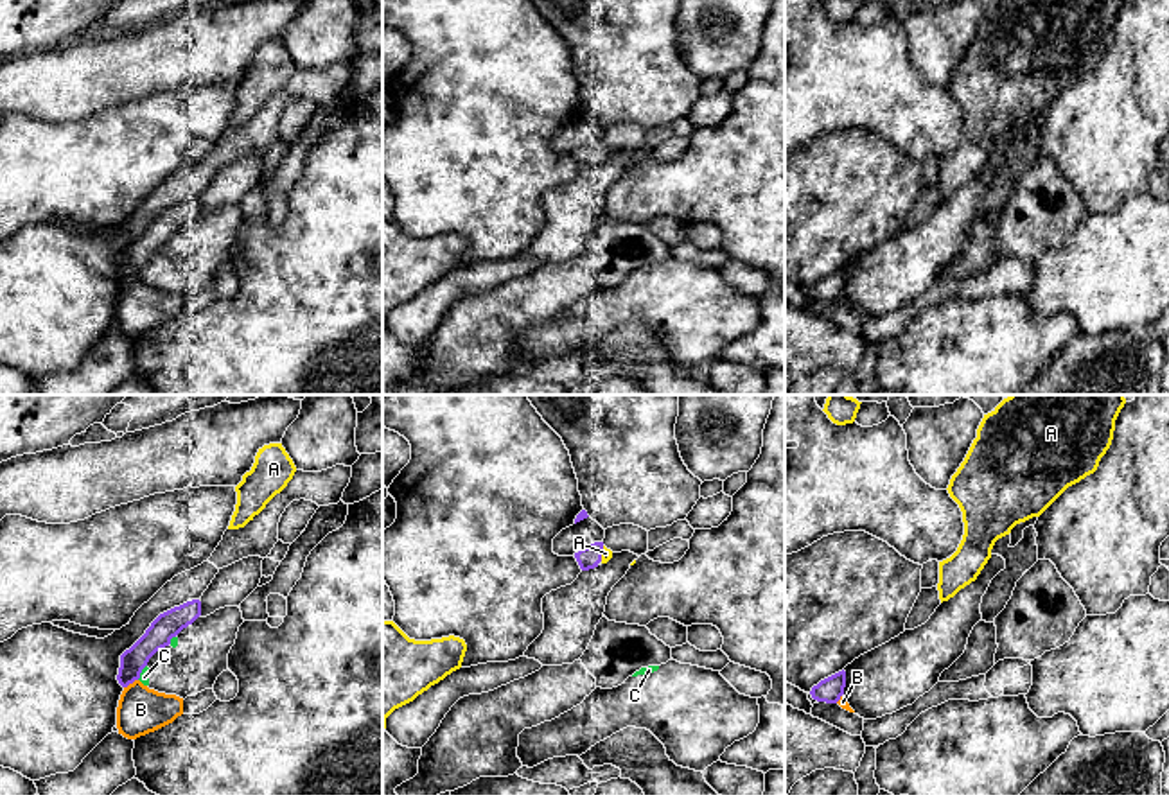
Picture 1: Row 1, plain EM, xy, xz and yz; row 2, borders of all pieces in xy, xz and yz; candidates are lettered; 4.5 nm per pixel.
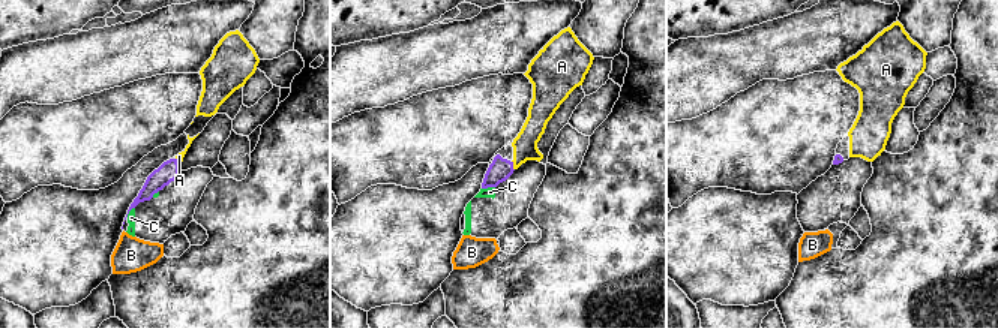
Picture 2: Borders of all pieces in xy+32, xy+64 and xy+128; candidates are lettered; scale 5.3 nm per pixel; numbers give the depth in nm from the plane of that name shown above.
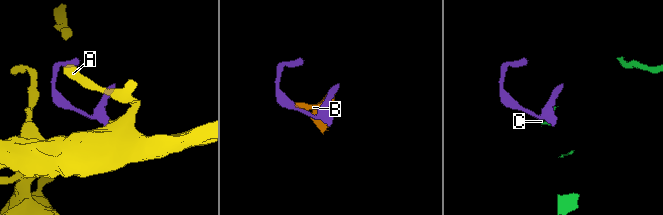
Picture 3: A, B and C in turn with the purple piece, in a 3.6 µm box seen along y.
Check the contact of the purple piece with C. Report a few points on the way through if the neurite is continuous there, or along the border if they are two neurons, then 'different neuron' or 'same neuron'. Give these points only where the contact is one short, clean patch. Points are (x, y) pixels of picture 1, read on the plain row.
different neuron

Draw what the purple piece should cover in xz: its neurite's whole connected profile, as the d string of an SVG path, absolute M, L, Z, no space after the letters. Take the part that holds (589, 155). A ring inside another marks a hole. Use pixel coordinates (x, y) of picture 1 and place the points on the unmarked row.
M594 140L578 151L575 151L575 156L582 169L589 169L598 165L598 162L607 162L612 156L612 149L603 144L603 140Z

